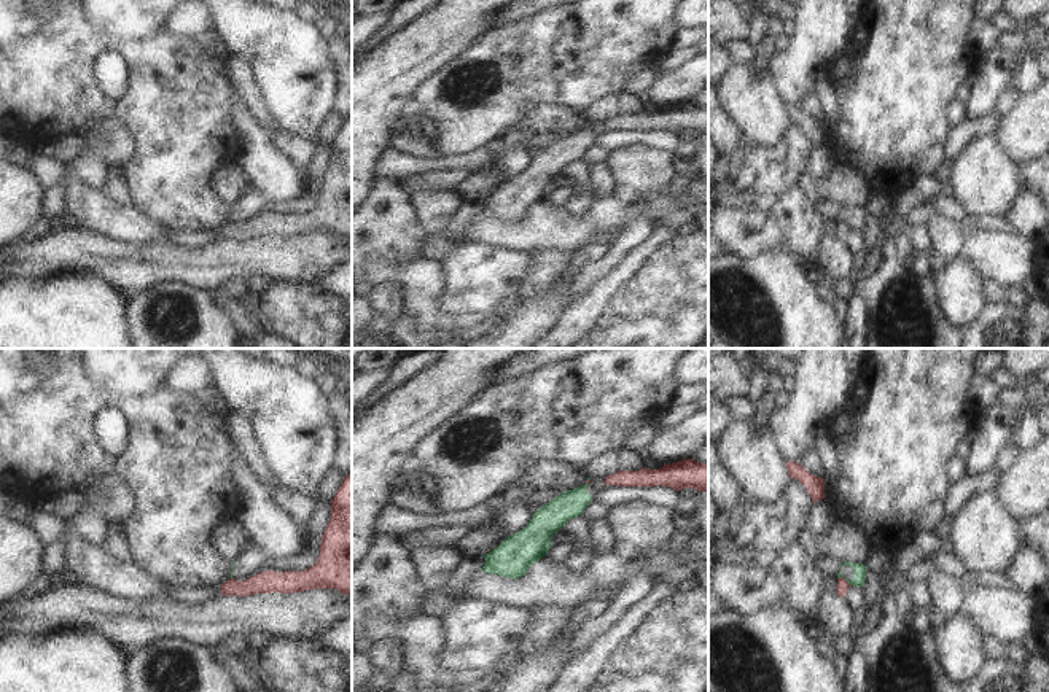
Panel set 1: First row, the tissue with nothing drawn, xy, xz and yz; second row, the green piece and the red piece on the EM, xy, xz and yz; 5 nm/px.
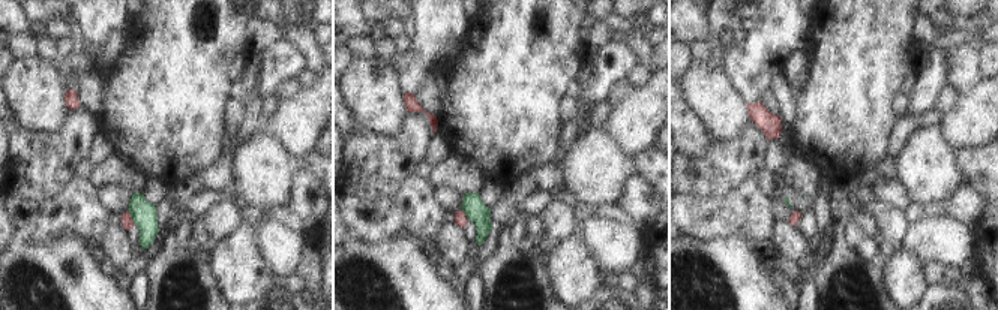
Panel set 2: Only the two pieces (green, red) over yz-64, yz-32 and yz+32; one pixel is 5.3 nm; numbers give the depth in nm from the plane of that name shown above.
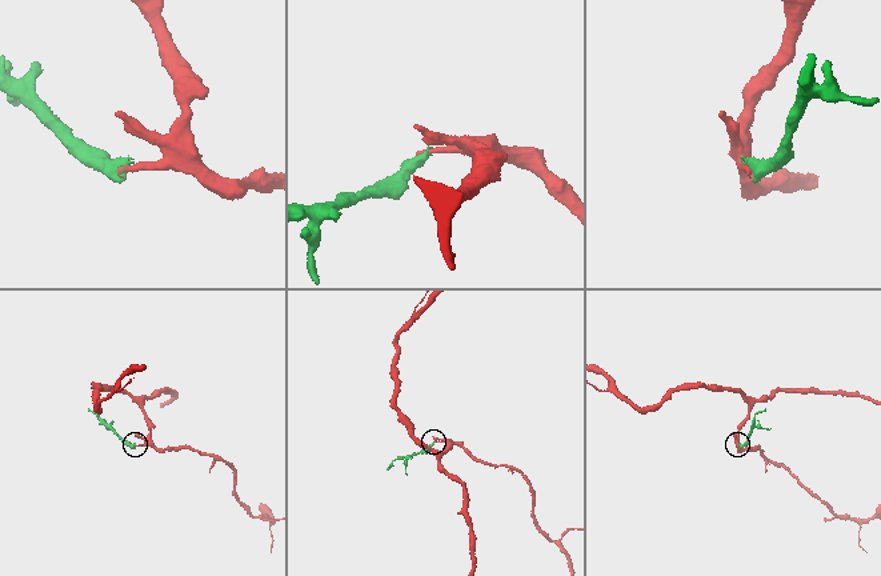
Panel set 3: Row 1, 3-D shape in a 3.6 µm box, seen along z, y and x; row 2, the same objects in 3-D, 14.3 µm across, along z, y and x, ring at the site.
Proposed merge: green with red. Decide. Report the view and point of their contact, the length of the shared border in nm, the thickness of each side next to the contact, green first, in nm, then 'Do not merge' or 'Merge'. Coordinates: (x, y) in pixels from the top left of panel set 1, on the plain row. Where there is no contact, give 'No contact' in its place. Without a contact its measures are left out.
Touches green at yz (844, 221). Shared border 80 nm. Thickness 70 nm (green) against 60 nm. Do not merge.

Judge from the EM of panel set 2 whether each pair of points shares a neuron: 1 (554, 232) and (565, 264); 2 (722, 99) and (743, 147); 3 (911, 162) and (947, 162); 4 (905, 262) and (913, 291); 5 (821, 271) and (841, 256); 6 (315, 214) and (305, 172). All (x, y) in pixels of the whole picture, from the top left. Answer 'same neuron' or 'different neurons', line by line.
1: different neurons
2: different neurons
3: same neuron
4: same neuron
5: same neuron
6: same neuron

